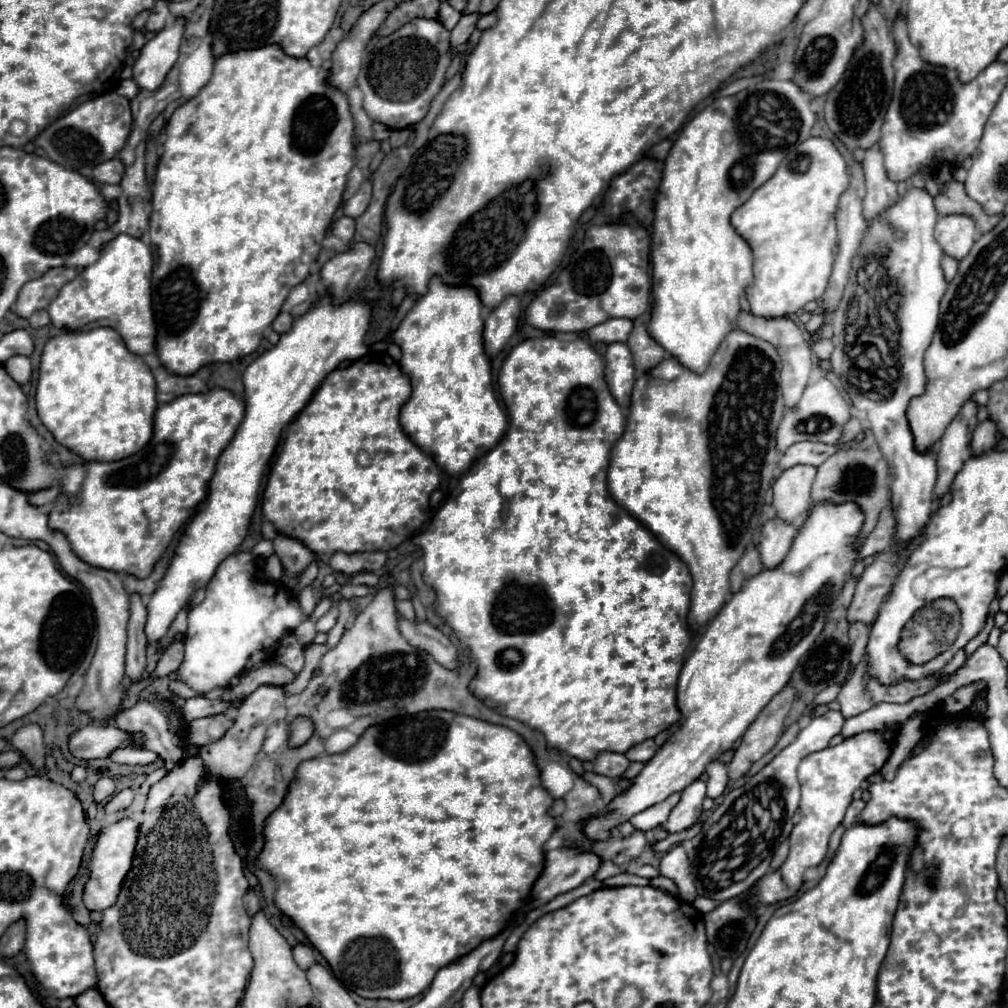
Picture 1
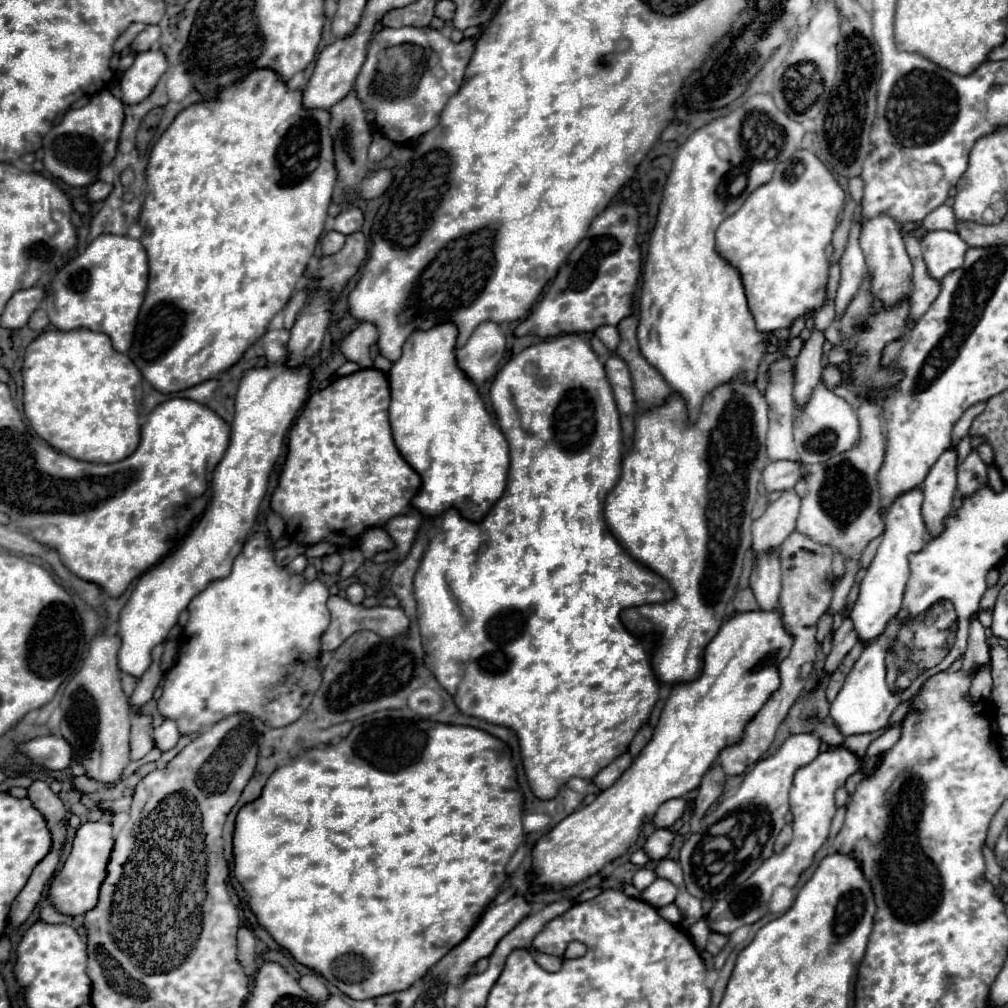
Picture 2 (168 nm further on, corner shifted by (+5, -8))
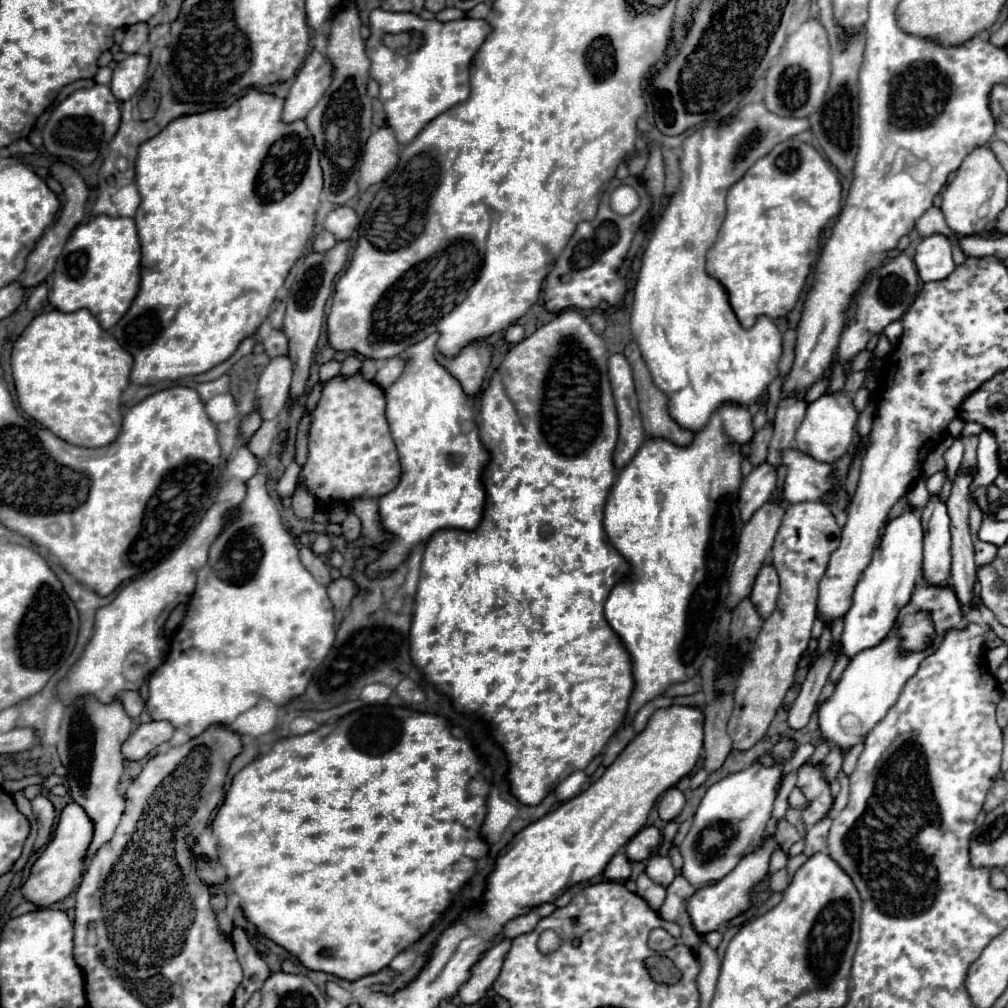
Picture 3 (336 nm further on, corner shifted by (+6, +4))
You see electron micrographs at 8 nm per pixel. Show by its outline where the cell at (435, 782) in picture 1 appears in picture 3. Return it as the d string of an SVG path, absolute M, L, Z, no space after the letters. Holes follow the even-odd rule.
M367 705L333 725L321 725L317 731L287 737L277 741L273 749L241 769L225 795L223 805L213 821L213 835L221 843L219 863L227 871L227 881L241 897L241 909L257 929L295 955L307 969L325 971L335 977L357 981L365 975L383 971L401 951L415 945L431 925L447 909L455 893L475 875L477 861L487 857L489 843L481 835L481 827L487 815L487 797L491 783L483 777L485 759L475 755L469 739L457 739L451 735L451 723L445 717L431 713L417 713L405 707Z

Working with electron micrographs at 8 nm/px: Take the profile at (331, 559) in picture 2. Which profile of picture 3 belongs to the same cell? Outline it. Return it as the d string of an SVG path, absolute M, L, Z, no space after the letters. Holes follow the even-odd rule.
M319 533L317 539L315 539L315 543L311 545L311 549L313 549L313 553L317 553L317 555L325 555L325 553L329 553L329 551L333 549L333 545L331 545L331 537L329 537L327 533Z

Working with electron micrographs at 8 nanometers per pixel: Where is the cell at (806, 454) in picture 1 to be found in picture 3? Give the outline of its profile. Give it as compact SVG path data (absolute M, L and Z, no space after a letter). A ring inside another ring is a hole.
M761 463L743 479L743 491L739 493L739 507L743 521L747 521L767 499L771 499L777 483L777 469L771 463Z

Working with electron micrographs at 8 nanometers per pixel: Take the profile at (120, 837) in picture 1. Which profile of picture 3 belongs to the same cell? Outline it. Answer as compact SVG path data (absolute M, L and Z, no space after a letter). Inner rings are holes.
M69 803L61 811L61 819L59 819L59 825L55 829L51 843L39 853L37 861L31 867L31 875L23 885L23 895L31 903L35 903L39 907L49 907L57 901L63 901L73 891L77 891L79 881L85 873L85 857L87 857L87 849L93 841L93 831L95 831L95 825L93 825L91 817L77 803Z

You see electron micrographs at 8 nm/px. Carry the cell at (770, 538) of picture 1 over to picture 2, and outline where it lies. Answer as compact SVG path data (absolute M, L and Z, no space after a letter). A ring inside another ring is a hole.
M770 551L758 555L750 575L750 587L762 611L772 611L772 607L778 605L780 581L782 581L782 573L780 573L778 553Z

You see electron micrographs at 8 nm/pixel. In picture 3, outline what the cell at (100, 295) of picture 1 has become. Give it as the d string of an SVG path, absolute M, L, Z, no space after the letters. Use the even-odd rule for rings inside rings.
M99 215L91 223L79 225L71 233L69 241L65 243L63 253L59 255L53 273L47 277L49 303L63 313L71 313L79 309L87 309L93 315L97 313L97 321L101 323L101 327L113 329L119 323L119 319L127 313L127 307L131 307L139 291L139 279L141 279L141 245L139 245L135 221L129 217Z

